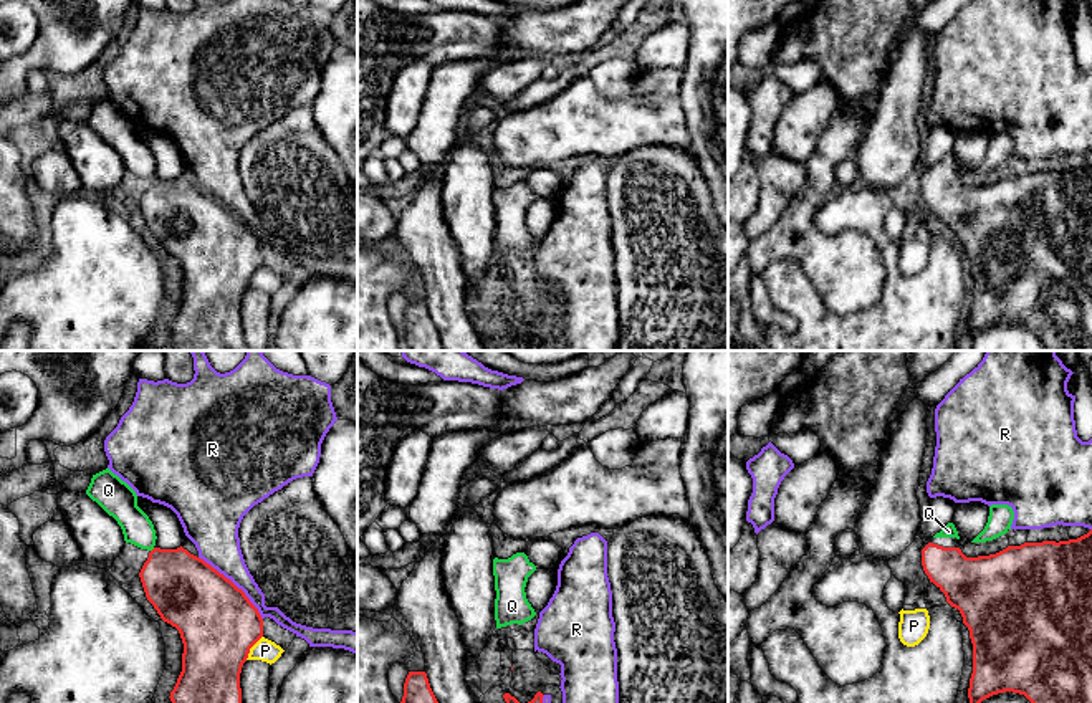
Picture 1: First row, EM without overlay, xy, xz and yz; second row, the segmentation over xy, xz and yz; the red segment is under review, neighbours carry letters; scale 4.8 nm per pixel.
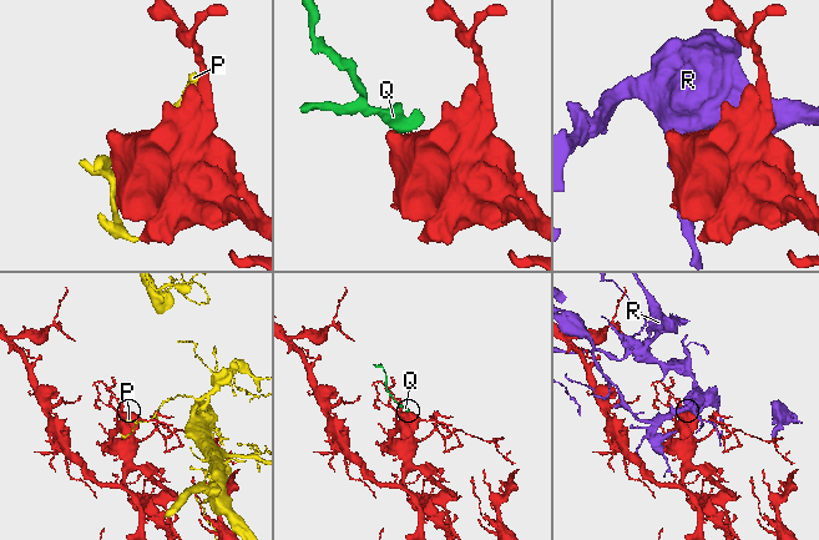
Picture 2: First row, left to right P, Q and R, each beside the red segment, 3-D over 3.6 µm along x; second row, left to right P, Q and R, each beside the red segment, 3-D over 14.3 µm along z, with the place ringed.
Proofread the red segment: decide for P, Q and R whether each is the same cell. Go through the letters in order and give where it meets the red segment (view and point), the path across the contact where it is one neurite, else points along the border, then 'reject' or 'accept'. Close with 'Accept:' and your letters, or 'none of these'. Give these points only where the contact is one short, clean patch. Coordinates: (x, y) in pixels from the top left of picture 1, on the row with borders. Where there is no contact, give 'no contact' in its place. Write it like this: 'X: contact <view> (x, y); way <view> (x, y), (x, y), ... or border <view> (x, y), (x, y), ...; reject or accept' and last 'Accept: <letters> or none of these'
P: contact xy (252, 645); reject
Q: contact xy (153, 549); way xy (184, 589), (166, 571), (153, 549), (138, 530); accept
R: contact xy (234, 584); reject
Accept: Q

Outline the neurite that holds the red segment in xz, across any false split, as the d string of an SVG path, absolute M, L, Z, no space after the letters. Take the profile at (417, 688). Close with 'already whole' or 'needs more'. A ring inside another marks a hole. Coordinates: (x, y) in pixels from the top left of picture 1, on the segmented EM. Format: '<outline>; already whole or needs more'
M409 672L400 703L438 703L425 672Z; already whole

